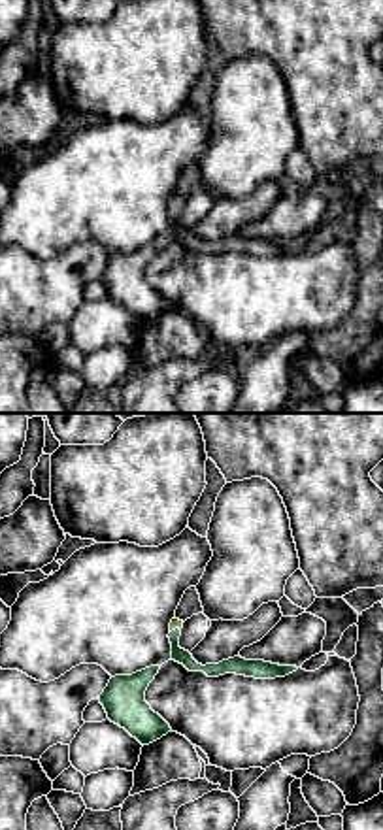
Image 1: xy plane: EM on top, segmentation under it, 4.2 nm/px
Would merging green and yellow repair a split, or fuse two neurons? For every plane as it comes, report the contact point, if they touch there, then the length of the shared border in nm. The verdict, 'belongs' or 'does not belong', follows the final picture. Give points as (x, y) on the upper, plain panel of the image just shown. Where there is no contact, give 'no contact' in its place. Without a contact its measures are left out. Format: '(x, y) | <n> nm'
(176, 206) | 50 nm

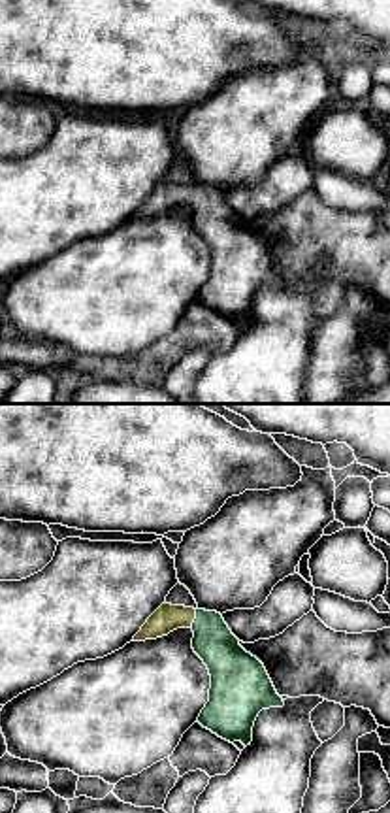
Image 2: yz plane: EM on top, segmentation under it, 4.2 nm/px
(194, 197) | 90 nm

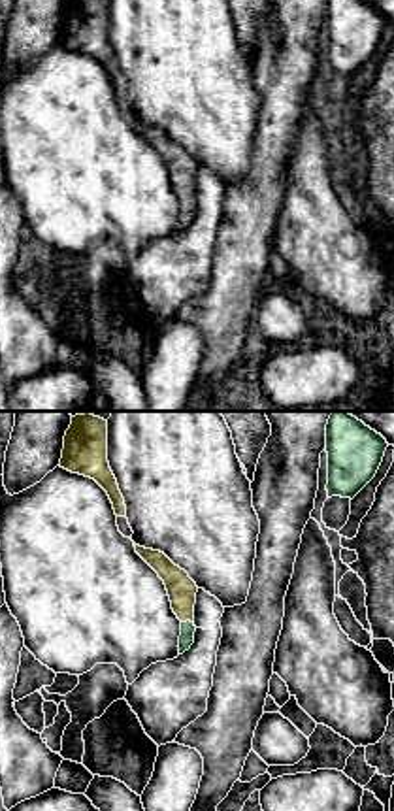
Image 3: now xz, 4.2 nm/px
(187, 198) | 50 nm

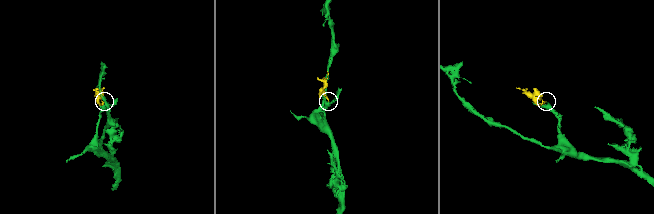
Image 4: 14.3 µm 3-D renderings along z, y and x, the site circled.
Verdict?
belongs

